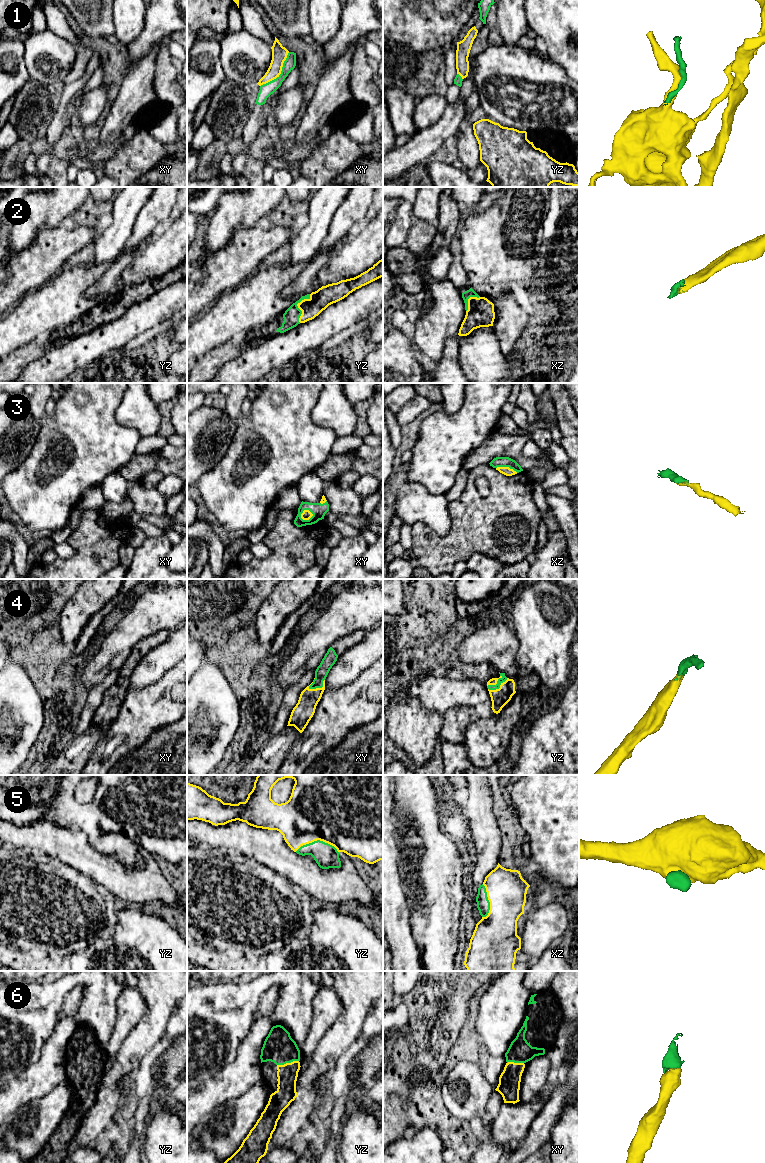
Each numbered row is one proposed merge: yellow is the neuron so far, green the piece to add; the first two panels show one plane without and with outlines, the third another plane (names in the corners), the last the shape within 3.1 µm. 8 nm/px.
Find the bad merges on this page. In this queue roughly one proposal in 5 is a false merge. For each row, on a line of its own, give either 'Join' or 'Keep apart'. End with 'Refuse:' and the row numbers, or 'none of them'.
1: Keep apart
2: Join
3: Join
4: Join
5: Join
6: Join
Refuse: 1

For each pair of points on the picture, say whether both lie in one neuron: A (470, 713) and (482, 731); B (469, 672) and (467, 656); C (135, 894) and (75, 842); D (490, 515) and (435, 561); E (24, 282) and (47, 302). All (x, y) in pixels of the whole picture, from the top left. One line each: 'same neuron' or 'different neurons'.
A: different neurons
B: different neurons
C: same neuron
D: same neuron
E: different neurons

